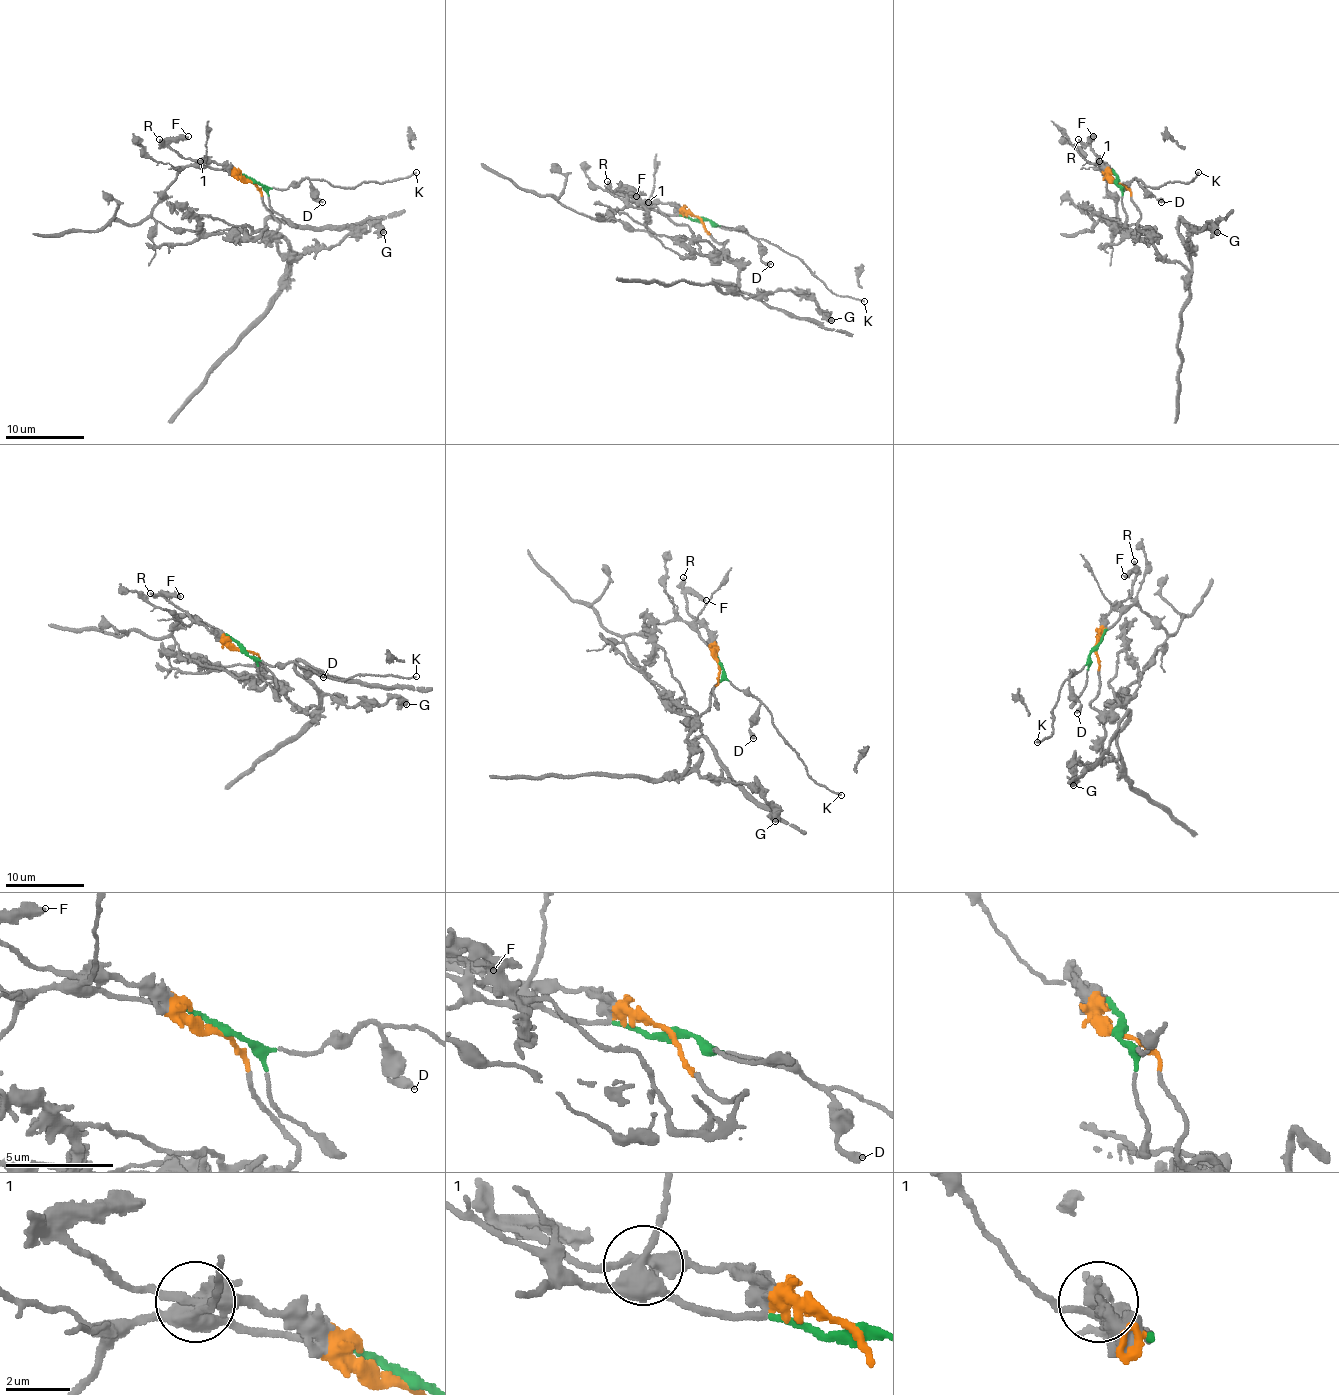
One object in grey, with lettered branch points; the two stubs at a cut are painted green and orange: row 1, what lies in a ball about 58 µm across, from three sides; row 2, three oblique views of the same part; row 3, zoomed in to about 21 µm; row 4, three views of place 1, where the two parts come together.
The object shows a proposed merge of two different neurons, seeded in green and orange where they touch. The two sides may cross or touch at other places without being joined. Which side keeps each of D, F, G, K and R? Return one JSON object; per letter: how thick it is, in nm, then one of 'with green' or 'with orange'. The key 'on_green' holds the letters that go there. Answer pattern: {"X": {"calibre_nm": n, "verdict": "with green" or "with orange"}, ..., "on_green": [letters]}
{"D": {"calibre_nm": 360, "verdict": "with green"}, "F": {"calibre_nm": 340, "verdict": "with orange"}, "G": {"calibre_nm": 400, "verdict": "with orange"}, "K": {"calibre_nm": 150, "verdict": "with green"}, "R": {"calibre_nm": 280, "verdict": "with orange"}, "on_green": ["D", "K"]}

